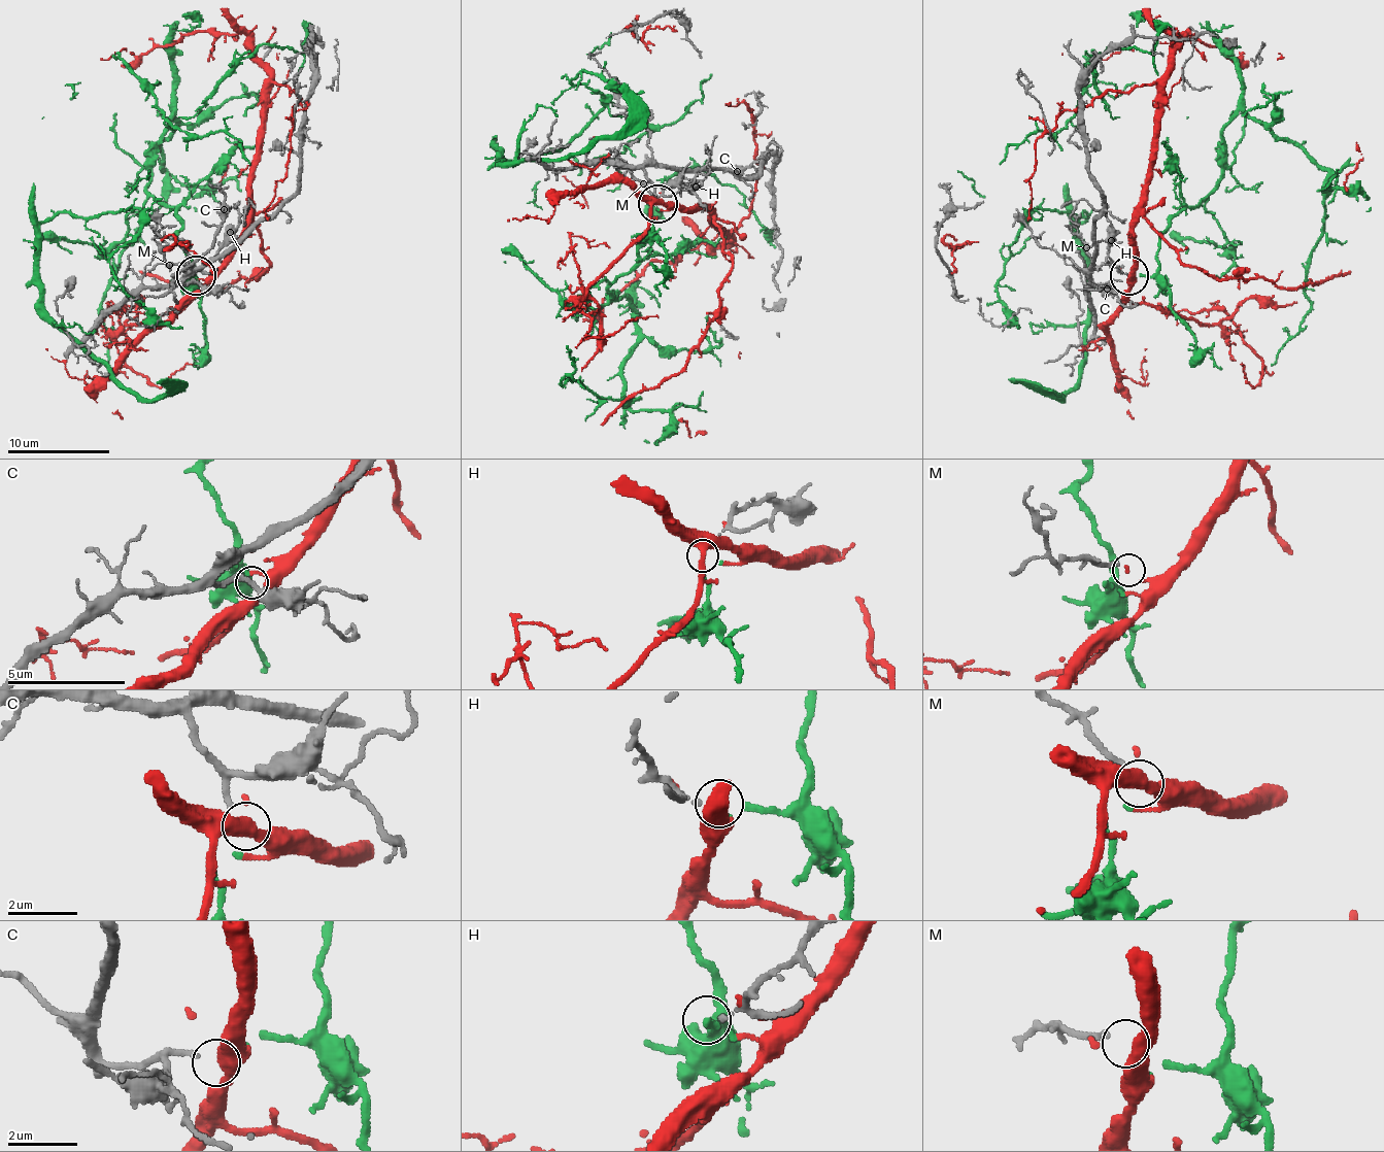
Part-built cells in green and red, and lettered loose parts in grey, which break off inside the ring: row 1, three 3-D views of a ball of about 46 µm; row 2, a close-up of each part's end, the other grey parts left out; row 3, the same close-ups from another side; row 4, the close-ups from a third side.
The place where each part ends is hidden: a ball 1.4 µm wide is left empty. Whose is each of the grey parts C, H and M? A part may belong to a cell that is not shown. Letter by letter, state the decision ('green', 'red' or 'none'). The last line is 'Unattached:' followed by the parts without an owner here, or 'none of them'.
C: none
H: green
M: none
Unattached: C, M

